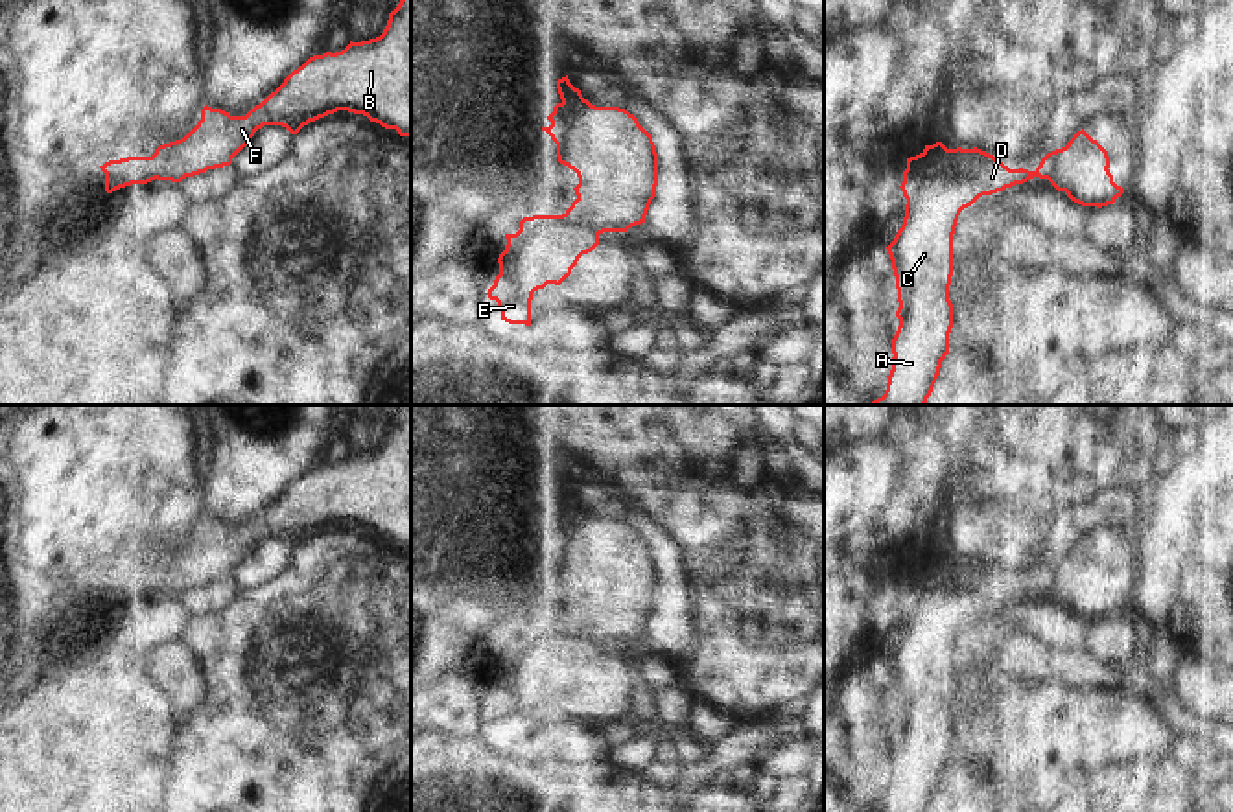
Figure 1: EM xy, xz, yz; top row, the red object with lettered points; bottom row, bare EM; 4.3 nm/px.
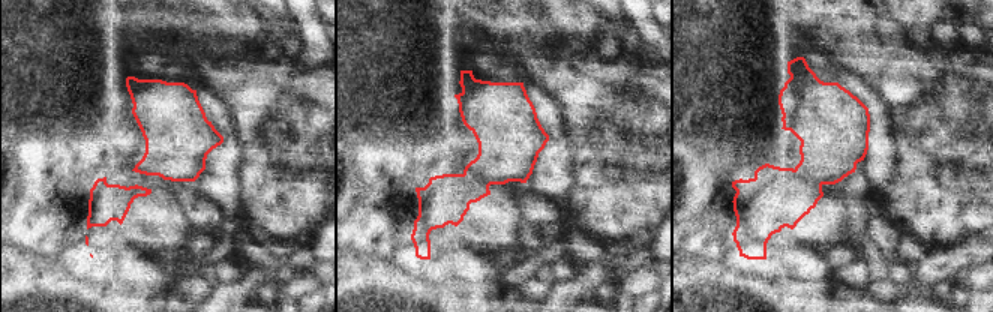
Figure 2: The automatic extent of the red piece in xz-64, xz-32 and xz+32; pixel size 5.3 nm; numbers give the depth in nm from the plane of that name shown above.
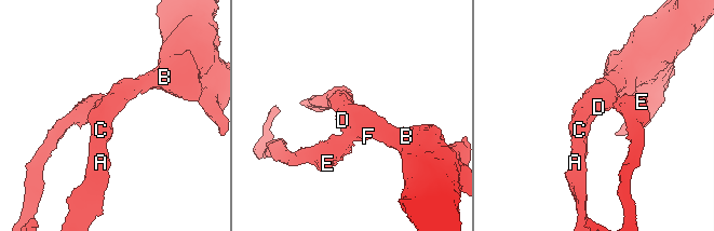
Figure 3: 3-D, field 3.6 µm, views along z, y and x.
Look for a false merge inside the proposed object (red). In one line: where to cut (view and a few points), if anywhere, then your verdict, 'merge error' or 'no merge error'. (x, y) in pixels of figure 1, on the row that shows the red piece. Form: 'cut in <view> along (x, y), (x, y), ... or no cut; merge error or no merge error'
cut in xz along (564, 214), (599, 232); merge error

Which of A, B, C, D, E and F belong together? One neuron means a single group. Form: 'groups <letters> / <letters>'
groups A B C D F / E

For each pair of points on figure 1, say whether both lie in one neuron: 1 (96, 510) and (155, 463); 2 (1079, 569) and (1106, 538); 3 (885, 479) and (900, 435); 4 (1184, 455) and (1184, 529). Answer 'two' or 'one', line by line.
1: one
2: one
3: one
4: two

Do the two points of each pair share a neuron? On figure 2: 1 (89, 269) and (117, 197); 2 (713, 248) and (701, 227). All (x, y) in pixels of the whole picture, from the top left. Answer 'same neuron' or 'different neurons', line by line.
1: different neurons
2: same neuron

